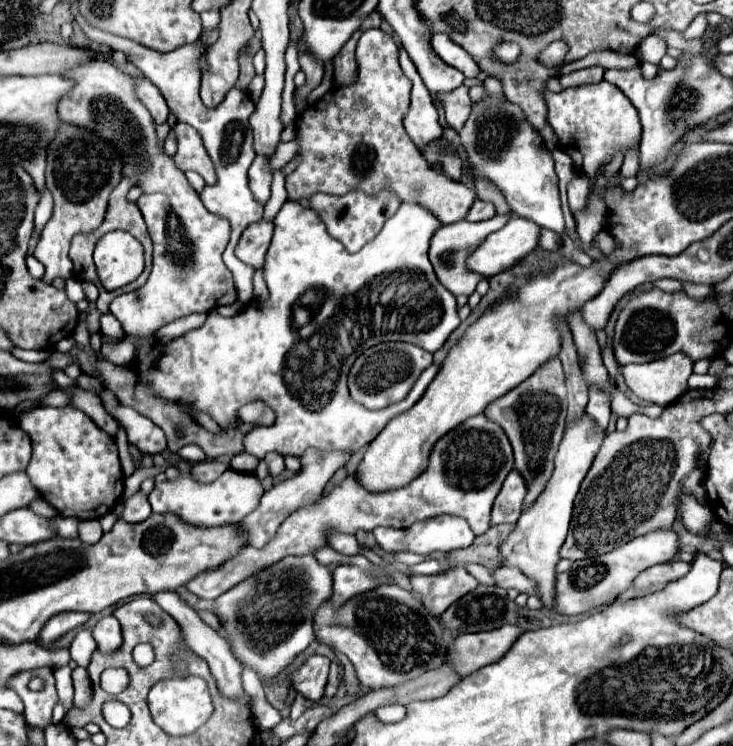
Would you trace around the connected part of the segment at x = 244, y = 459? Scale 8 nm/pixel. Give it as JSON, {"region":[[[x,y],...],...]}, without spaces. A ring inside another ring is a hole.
{"region":[[[240,452],[240,454],[236,454],[234,458],[232,458],[232,462],[230,462],[230,466],[232,466],[232,470],[236,470],[236,472],[244,472],[244,474],[250,474],[250,472],[254,472],[254,468],[258,466],[258,458],[256,456],[252,456],[252,454],[248,454],[248,452]]]}

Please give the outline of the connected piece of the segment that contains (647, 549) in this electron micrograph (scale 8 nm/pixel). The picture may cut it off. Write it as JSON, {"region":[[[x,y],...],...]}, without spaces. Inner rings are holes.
{"region":[[[658,530],[650,532],[646,536],[638,536],[624,546],[614,548],[608,554],[588,558],[588,560],[576,560],[572,562],[572,568],[564,574],[558,574],[556,580],[556,610],[560,614],[584,614],[598,606],[610,604],[620,592],[630,588],[632,580],[644,572],[650,566],[666,564],[678,554],[678,534],[674,530]]]}

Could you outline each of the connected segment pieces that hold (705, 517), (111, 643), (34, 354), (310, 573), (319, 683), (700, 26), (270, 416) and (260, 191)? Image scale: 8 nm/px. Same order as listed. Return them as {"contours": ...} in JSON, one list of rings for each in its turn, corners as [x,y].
{"contours":[[[[684,496],[684,498],[682,498],[680,510],[682,510],[684,526],[686,526],[692,534],[698,534],[698,536],[704,536],[704,534],[700,534],[702,528],[708,526],[708,524],[716,518],[714,512],[708,508],[708,504],[698,504],[696,498],[692,498],[692,496]]],[[[104,616],[92,630],[94,640],[102,652],[114,652],[122,644],[120,622],[114,616]]],[[[12,348],[10,350],[16,358],[29,363],[39,363],[45,361],[50,352],[48,350],[26,350],[22,348]]],[[[286,556],[278,564],[270,564],[258,570],[254,576],[242,580],[222,596],[214,600],[216,616],[222,628],[228,632],[228,642],[232,654],[242,662],[242,666],[254,670],[262,682],[274,680],[308,644],[314,640],[314,612],[330,598],[332,592],[332,572],[328,566],[320,564],[314,556]]],[[[310,656],[294,674],[292,684],[308,700],[320,700],[328,682],[328,664],[326,656]]],[[[706,12],[698,14],[692,24],[682,32],[684,38],[702,38],[702,34],[706,32]]],[[[252,402],[252,404],[242,406],[238,410],[238,418],[244,424],[252,424],[252,426],[270,426],[270,424],[274,424],[274,412],[262,402]]],[[[258,156],[254,158],[250,170],[248,170],[248,180],[250,180],[250,190],[254,192],[256,200],[266,204],[270,198],[270,184],[272,184],[272,170],[270,170],[270,158]]]]}

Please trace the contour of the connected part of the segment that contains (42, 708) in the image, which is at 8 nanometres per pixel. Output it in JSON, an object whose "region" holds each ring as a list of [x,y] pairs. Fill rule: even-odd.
{"region":[[[38,668],[38,670],[30,670],[30,672],[20,672],[16,674],[10,684],[10,688],[14,688],[18,692],[18,696],[24,702],[24,718],[30,726],[44,730],[46,726],[52,724],[52,708],[58,702],[58,694],[54,688],[54,676],[50,668]],[[32,676],[42,678],[44,680],[44,688],[40,692],[32,692],[28,688],[28,682],[32,680]]]}

